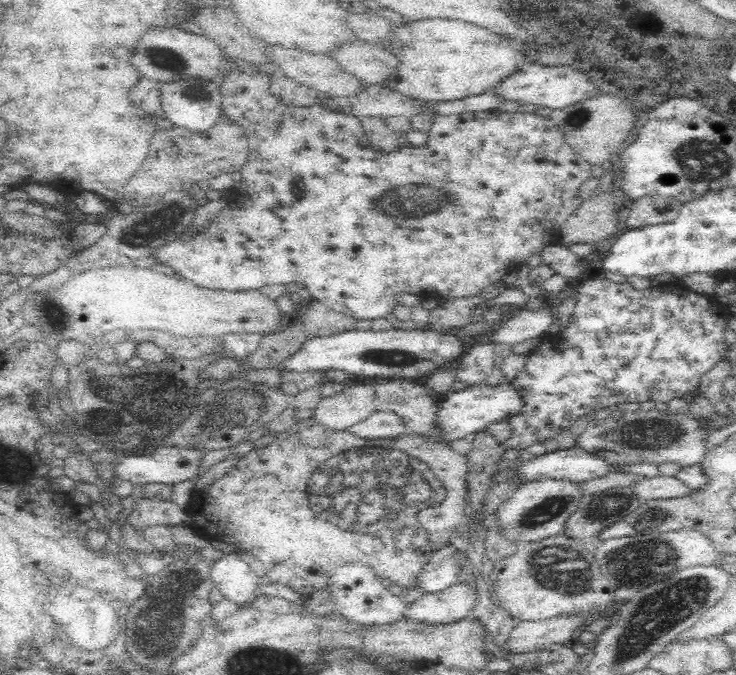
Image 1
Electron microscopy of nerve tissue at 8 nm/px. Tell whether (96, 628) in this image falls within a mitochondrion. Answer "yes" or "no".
no

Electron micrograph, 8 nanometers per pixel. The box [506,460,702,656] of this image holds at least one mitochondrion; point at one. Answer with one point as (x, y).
(634, 564)

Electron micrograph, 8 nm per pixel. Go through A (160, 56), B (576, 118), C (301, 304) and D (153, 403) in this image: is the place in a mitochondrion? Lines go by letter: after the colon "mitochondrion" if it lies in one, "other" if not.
A: mitochondrion
B: mitochondrion
C: other
D: mitochondrion

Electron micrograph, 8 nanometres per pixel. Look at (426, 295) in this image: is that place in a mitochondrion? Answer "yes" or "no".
no

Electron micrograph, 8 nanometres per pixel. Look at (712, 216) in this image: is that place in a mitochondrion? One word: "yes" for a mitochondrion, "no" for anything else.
no

